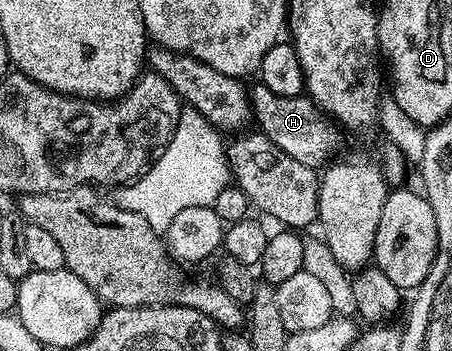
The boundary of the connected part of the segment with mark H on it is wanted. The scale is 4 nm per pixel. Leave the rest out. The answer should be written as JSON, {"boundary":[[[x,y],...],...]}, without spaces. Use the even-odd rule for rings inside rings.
{"boundary":[[[262,84],[250,87],[251,109],[254,121],[259,122],[258,129],[281,152],[293,156],[300,164],[323,168],[336,157],[339,150],[339,134],[341,130],[328,115],[324,114],[310,98],[300,96],[290,98],[289,96],[277,96],[277,92],[269,92]],[[335,154],[335,155],[334,155]]]}

